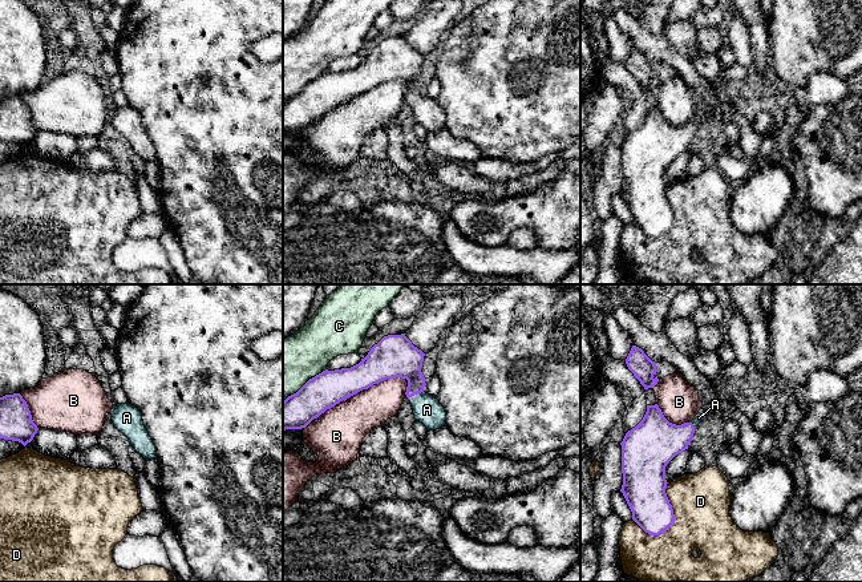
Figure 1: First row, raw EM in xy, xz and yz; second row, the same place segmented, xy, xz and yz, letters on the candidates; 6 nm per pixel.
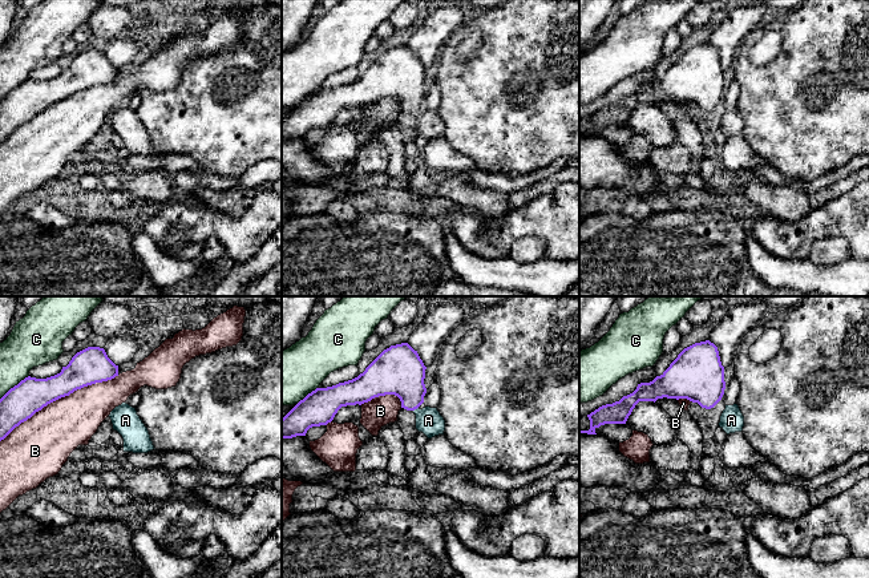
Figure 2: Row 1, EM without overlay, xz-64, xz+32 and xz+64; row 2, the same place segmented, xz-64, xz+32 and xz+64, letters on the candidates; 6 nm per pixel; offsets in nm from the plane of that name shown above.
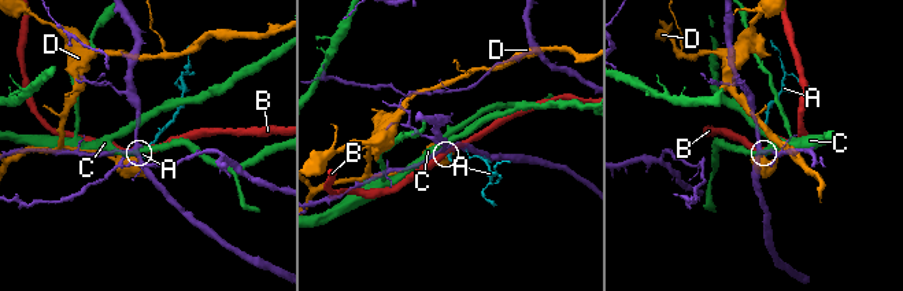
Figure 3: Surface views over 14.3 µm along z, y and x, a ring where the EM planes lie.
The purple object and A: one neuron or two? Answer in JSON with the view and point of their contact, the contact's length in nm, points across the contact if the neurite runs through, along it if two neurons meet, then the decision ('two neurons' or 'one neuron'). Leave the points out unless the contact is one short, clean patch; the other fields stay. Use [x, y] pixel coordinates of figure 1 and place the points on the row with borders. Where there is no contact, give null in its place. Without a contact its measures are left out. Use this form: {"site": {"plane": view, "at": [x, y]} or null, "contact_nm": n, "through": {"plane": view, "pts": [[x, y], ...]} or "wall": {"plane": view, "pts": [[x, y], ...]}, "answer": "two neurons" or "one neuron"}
{"site": {"plane": "xz", "at": [415, 393]}, "contact_nm": 100, "through": {"plane": "xz", "pts": [[395, 358], [415, 378], [415, 393], [427, 409]]}, "answer": "one neuron"}

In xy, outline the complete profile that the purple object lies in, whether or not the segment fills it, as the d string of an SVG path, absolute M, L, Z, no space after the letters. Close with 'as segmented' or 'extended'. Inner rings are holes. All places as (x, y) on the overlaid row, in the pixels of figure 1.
M20 393L0 397L0 438L19 441L25 446L37 431L28 404Z; as segmented

